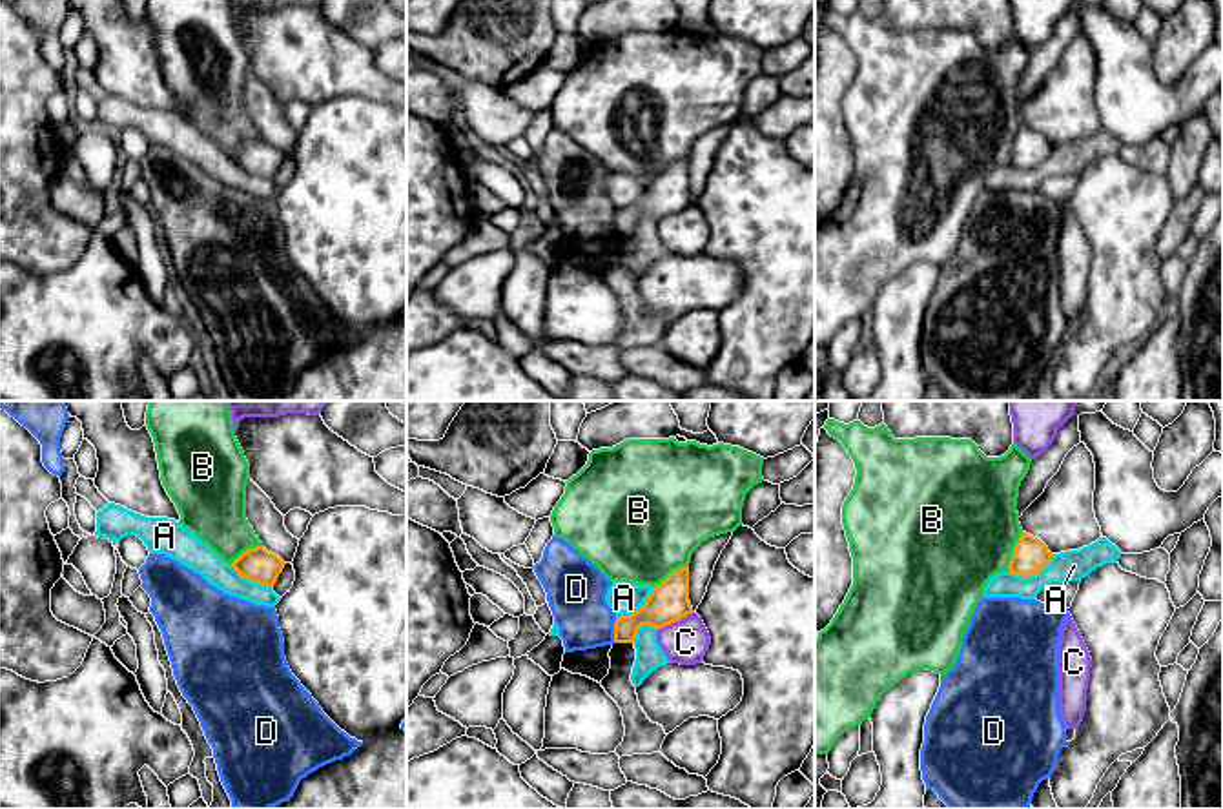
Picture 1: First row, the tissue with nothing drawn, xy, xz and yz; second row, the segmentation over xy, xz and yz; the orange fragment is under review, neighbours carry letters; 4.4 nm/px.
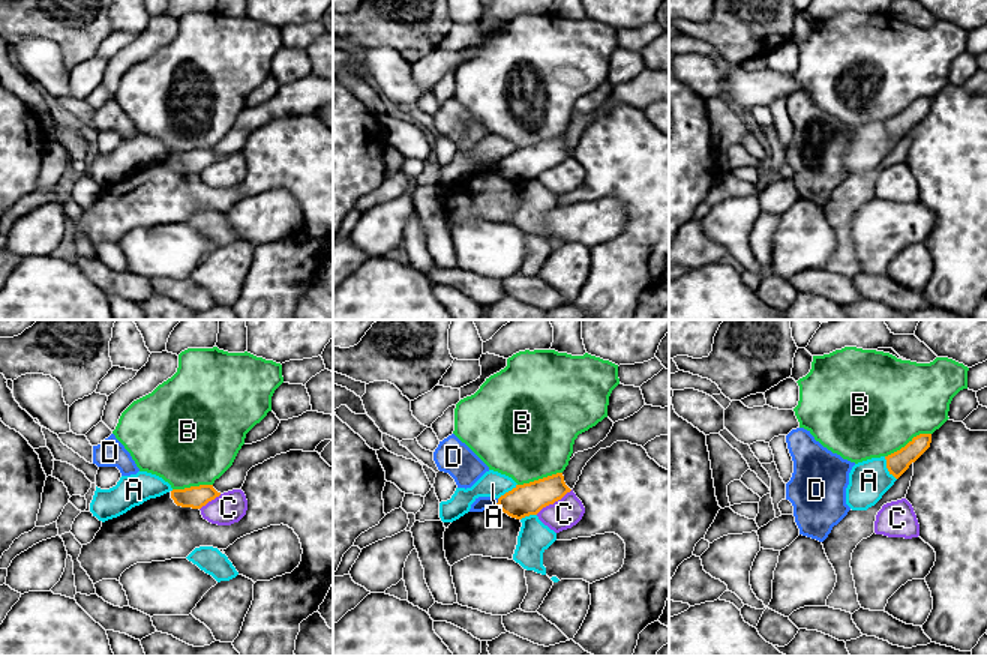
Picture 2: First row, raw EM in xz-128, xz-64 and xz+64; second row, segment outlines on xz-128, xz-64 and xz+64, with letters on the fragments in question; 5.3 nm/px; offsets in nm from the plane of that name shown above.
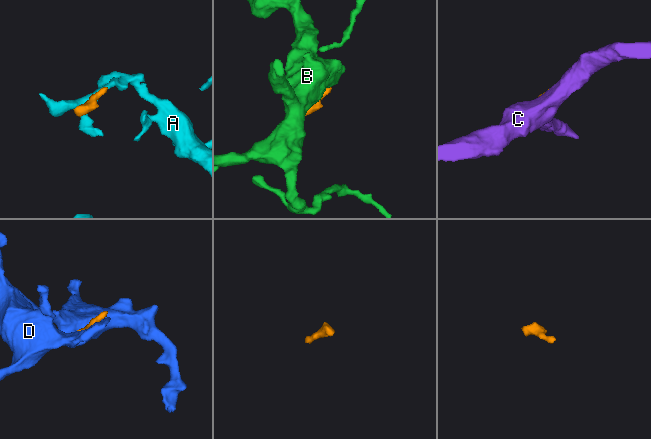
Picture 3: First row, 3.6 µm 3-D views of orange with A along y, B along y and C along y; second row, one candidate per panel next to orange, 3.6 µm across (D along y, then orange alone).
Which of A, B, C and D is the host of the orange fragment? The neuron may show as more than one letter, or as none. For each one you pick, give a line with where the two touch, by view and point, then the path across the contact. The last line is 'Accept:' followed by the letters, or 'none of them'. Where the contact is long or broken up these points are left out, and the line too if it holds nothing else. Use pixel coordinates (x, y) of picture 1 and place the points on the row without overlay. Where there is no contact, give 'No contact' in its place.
D: Touches orange at xz (615, 223). Path across: xz (664, 197), (615, 223), (576, 181)
Accept: D

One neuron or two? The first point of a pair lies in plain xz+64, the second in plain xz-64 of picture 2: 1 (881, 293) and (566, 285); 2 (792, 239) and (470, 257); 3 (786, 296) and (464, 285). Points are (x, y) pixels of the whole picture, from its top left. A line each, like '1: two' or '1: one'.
1: two
2: one
3: two

